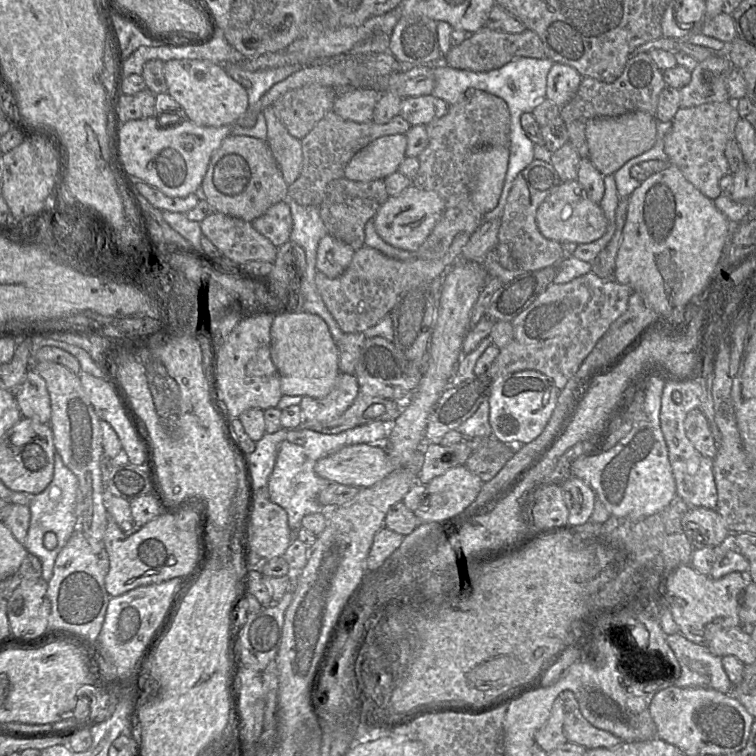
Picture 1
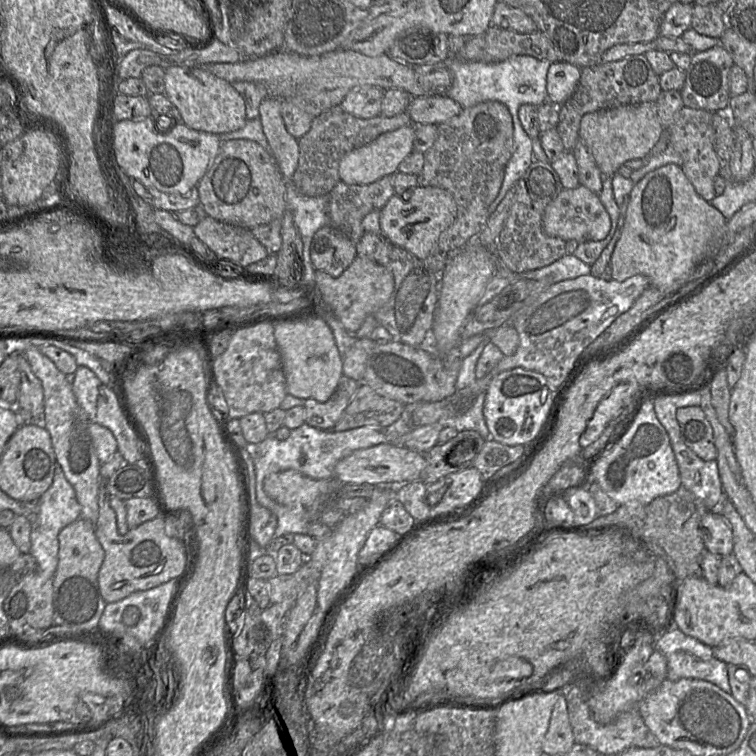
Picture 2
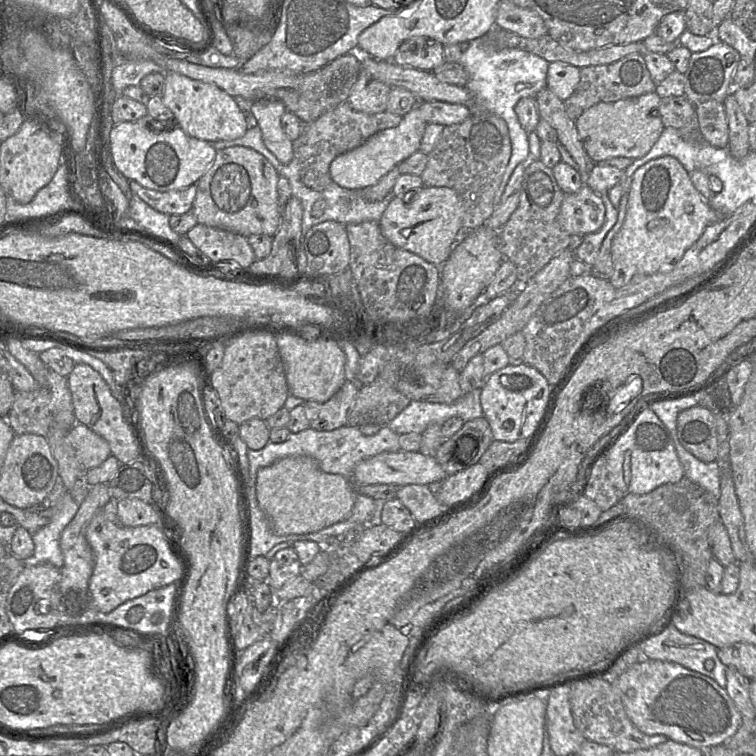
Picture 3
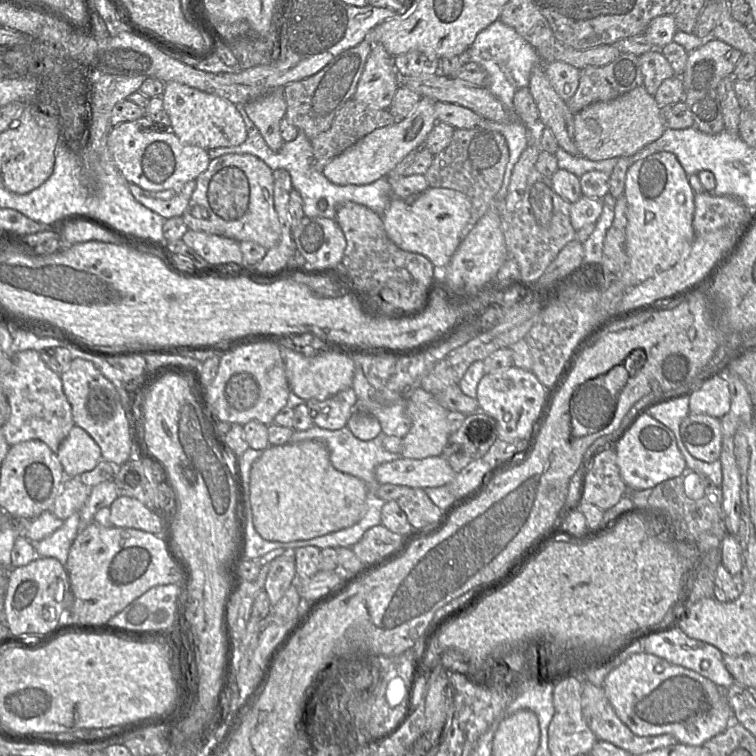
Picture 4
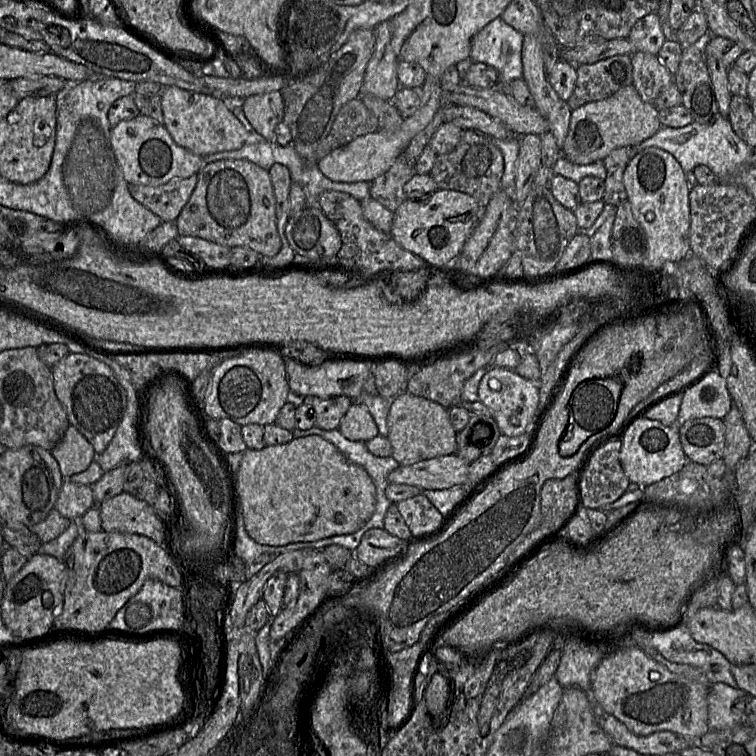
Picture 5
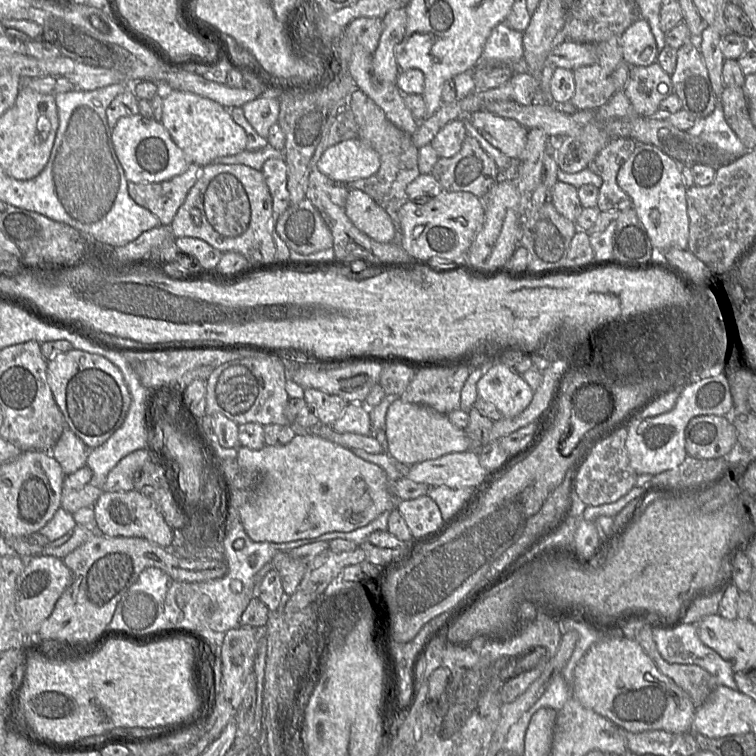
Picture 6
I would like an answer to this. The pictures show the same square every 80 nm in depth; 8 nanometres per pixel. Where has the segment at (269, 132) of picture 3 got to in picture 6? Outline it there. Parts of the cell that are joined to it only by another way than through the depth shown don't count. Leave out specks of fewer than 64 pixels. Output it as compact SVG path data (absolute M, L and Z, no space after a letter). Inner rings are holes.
M257 97L242 106L245 118L258 135L267 138L270 127L277 123L279 101L273 97Z

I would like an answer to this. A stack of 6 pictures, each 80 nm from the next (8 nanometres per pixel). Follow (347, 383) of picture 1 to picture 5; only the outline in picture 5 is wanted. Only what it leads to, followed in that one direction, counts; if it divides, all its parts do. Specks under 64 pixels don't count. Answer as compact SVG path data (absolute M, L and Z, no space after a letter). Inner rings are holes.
M305 396L304 404L315 410L315 427L324 430L338 429L353 400L346 396L322 399L316 396Z

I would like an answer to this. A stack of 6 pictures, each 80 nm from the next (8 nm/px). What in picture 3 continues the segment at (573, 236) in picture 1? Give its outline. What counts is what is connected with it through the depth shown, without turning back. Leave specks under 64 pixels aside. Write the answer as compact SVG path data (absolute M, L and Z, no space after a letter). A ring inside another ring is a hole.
M584 183L577 192L564 195L558 223L570 235L591 234L604 224L605 212L601 196Z

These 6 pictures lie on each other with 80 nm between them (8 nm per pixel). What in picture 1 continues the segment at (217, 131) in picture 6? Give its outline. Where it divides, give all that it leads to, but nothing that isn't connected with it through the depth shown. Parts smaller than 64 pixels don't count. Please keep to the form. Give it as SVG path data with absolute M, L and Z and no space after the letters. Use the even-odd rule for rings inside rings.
M174 59L164 63L163 73L168 94L184 110L186 118L198 126L234 124L248 109L247 91L227 74L222 64L199 59Z

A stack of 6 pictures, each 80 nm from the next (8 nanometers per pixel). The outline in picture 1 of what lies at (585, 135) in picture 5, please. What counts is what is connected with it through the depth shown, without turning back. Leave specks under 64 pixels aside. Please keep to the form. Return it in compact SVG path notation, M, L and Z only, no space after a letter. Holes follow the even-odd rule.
M631 112L618 117L594 118L588 121L585 135L589 159L601 175L614 175L626 162L651 149L657 136L657 119L646 112Z

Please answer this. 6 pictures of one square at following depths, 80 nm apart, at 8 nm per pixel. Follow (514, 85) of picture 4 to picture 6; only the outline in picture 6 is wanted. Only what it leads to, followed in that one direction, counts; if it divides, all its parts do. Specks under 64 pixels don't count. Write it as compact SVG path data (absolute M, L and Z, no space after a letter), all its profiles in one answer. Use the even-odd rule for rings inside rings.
M507 23L498 24L487 39L480 62L484 65L516 64L523 58L524 33L514 30Z

